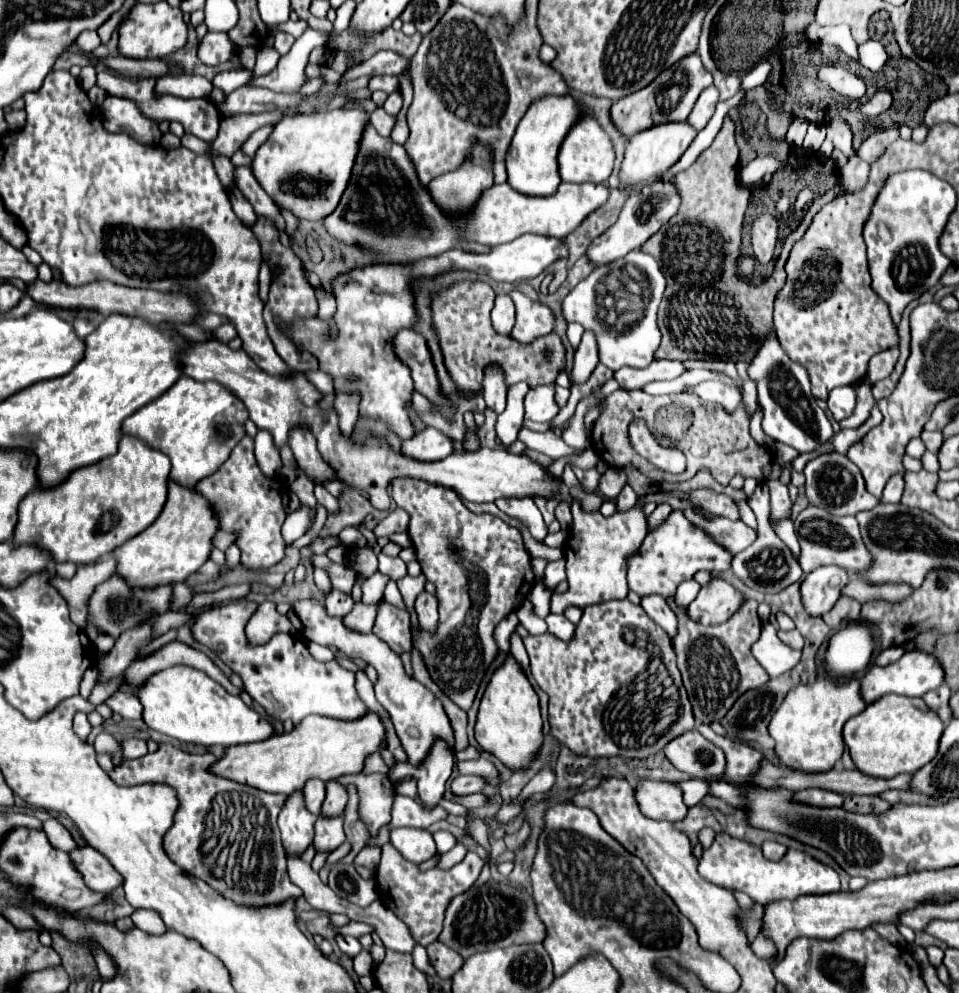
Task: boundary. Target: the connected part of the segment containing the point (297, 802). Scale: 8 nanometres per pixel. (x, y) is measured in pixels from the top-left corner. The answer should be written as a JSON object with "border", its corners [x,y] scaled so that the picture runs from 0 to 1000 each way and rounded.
{"border":[[[315,798],[302,800],[290,822],[290,834],[294,838],[294,850],[298,860],[300,858],[315,860],[325,850],[327,826],[332,826],[332,822],[319,818]]]}

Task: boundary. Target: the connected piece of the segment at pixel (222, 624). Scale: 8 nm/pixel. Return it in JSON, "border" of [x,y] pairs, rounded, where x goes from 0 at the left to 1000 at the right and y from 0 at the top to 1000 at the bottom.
{"border":[[[257,602],[252,604],[242,604],[242,606],[236,606],[236,608],[227,608],[215,616],[211,616],[200,632],[202,636],[202,642],[211,649],[215,649],[219,655],[223,655],[229,665],[234,669],[238,669],[254,687],[254,695],[279,717],[282,723],[286,725],[304,725],[307,729],[311,725],[317,725],[319,721],[323,719],[332,719],[332,721],[344,721],[348,725],[373,725],[373,721],[382,721],[384,711],[375,705],[373,701],[373,695],[371,695],[371,679],[357,673],[350,665],[346,667],[332,667],[325,663],[325,659],[321,657],[319,649],[311,642],[307,642],[304,638],[296,638],[296,636],[290,636],[288,640],[282,642],[279,649],[275,651],[259,651],[257,649],[257,640],[254,640],[254,630],[259,628],[261,620],[267,616],[269,608],[267,606],[261,606]]]}

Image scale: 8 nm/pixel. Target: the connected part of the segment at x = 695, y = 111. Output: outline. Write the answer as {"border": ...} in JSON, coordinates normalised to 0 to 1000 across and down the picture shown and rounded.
{"border":[[[745,87],[736,89],[736,91],[730,95],[728,103],[724,105],[724,109],[722,109],[719,117],[717,117],[717,125],[719,125],[724,131],[730,133],[730,131],[736,127],[736,123],[742,119],[747,103],[749,103],[749,91],[747,91]]]}

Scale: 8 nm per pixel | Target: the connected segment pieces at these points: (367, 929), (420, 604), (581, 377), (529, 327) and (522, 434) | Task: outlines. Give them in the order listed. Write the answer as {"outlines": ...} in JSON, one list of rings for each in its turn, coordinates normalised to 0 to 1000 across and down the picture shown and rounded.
{"outlines":[[[[365,928],[363,933],[359,933],[359,935],[350,935],[350,937],[352,937],[355,941],[365,941],[365,943],[371,945],[389,939],[389,935],[386,932],[375,931],[375,928]]],[[[440,596],[436,602],[434,602],[434,610],[432,610],[434,618],[436,618],[436,626],[442,624],[438,628],[438,632],[446,638],[453,638],[455,636],[455,628],[457,628],[457,604],[455,600],[446,598],[446,596]]],[[[609,334],[607,344],[599,356],[599,369],[594,375],[596,387],[607,387],[613,383],[617,373],[624,367],[624,352],[621,352],[621,340],[617,334]]],[[[532,294],[532,300],[538,306],[538,326],[532,334],[542,346],[553,346],[553,342],[569,338],[578,330],[578,316],[571,308],[553,302],[544,294]]],[[[544,428],[540,436],[540,443],[547,446],[553,452],[574,457],[576,461],[588,461],[592,457],[603,455],[603,453],[590,449],[588,443],[584,439],[580,439],[576,433],[574,435],[558,435]]]]}

